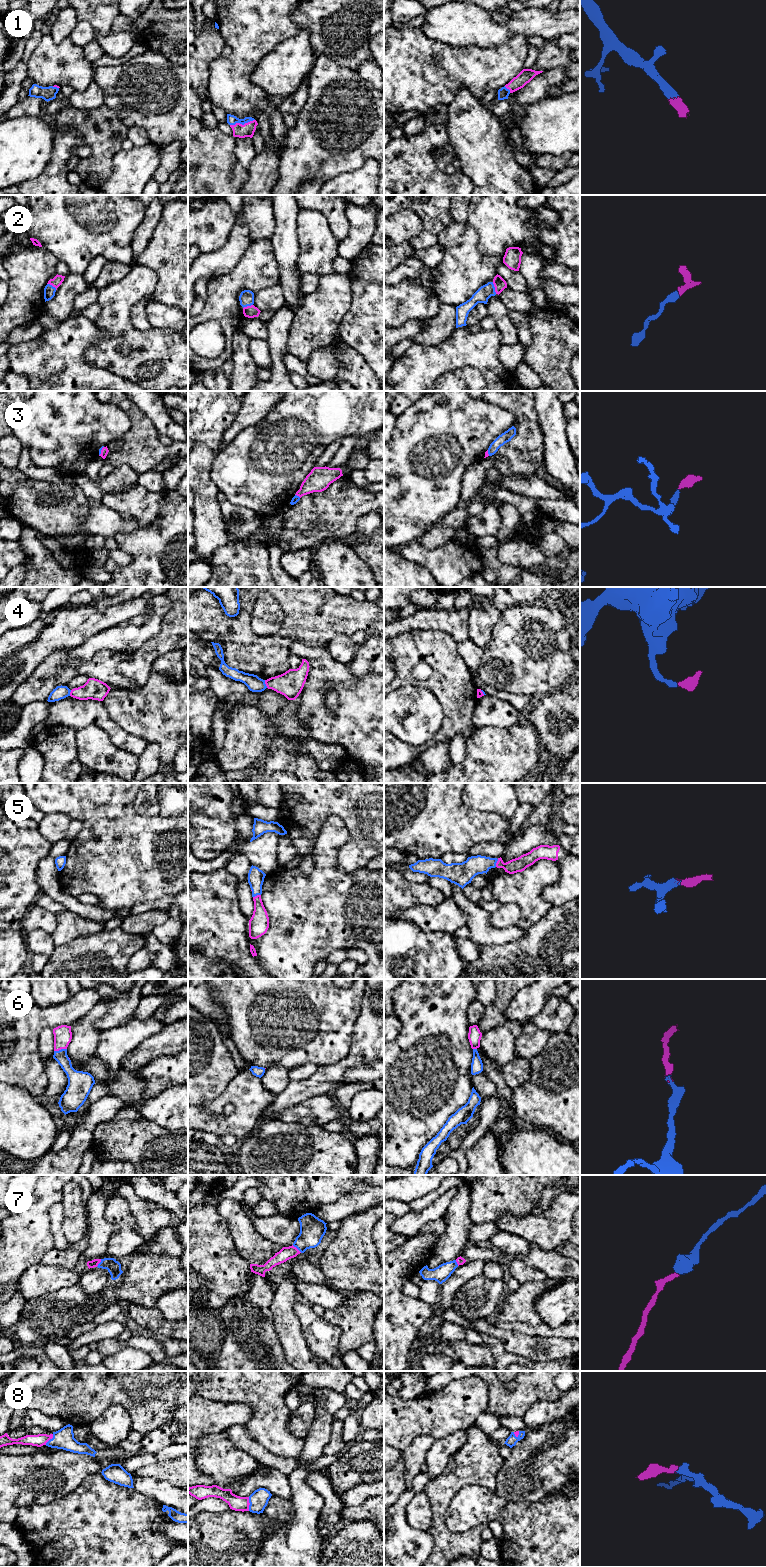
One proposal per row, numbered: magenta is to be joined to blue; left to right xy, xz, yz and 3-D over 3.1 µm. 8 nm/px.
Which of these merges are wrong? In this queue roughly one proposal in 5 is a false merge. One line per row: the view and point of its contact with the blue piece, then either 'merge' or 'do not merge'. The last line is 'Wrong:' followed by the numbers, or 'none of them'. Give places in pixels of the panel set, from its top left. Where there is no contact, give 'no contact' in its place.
1: contact xz (242, 124); merge
2: contact yz (494, 288); merge
3: contact xz (298, 496); merge
4: contact xz (265, 684); do not merge
5: contact xz (256, 895); merge
6: contact xy (61, 1049); merge
7: contact xz (297, 1248); merge
8: contact xz (250, 1504); merge
Wrong: 4

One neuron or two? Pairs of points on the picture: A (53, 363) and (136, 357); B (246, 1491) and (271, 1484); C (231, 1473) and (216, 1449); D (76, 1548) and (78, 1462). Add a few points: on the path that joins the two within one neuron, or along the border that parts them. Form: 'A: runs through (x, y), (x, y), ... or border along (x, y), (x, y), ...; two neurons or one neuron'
A: border along (92, 343), (83, 358), (107, 370); two neurons
B: runs through (252, 1485), (254, 1483), (265, 1483); one neuron
C: runs through (227, 1467), (216, 1455); one neuron
D: border along (96, 1473), (89, 1474), (71, 1491), (57, 1500); two neurons

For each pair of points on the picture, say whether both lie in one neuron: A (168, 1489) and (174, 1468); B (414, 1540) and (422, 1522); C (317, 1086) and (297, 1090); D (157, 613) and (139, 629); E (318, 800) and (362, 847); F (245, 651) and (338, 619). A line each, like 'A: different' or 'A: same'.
A: different
B: different
C: same
D: same
E: same
F: same

